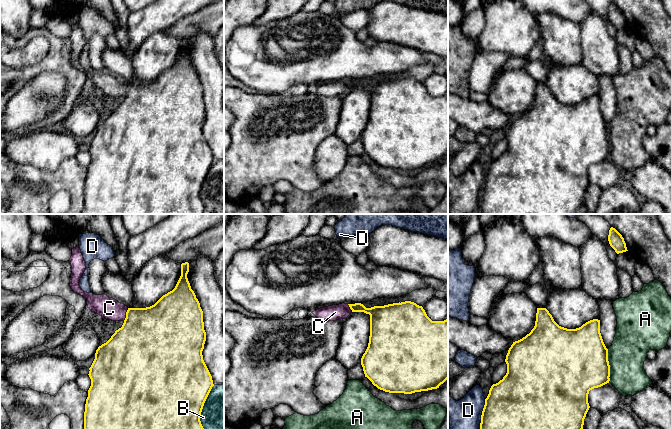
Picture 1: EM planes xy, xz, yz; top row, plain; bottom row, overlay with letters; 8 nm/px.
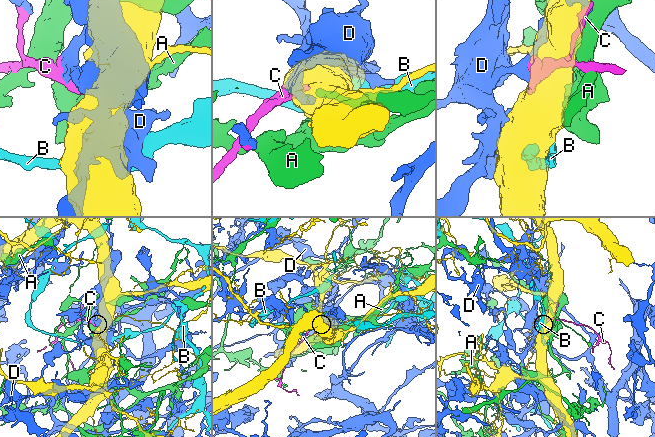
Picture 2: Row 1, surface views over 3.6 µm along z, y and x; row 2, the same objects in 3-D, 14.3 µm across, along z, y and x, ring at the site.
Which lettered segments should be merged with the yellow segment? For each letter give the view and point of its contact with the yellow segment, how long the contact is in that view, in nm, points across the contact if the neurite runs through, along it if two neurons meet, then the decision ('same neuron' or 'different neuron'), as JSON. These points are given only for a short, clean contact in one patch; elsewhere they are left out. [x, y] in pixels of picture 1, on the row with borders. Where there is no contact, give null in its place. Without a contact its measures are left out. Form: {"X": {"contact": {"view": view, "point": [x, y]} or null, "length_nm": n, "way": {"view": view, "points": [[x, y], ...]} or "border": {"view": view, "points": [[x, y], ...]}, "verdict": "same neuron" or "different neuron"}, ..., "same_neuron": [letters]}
{"A": {"contact": {"view": "yz", "point": [609, 365]}, "length_nm": 260, "verdict": "different neuron"}, "B": {"contact": {"view": "xy", "point": [202, 407]}, "length_nm": 360, "verdict": "different neuron"}, "C": {"contact": {"view": "xy", "point": [126, 314]}, "length_nm": 110, "way": {"view": "xy", "points": [[148, 336], [126, 314], [109, 308]]}, "verdict": "same neuron"}, "D": {"contact": {"view": "yz", "point": [483, 409]}, "length_nm": 170, "verdict": "different neuron"}, "same_neuron": ["C"]}

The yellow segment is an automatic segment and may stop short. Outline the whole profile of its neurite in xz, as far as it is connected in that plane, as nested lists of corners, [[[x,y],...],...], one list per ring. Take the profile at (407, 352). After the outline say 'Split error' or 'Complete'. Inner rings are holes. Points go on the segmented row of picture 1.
[[[411,301],[371,308],[361,303],[342,303],[317,309],[313,314],[324,321],[336,321],[352,312],[370,315],[369,343],[361,365],[365,377],[378,389],[412,394],[437,389],[448,379],[448,319],[432,321],[422,306]]]. Split error

